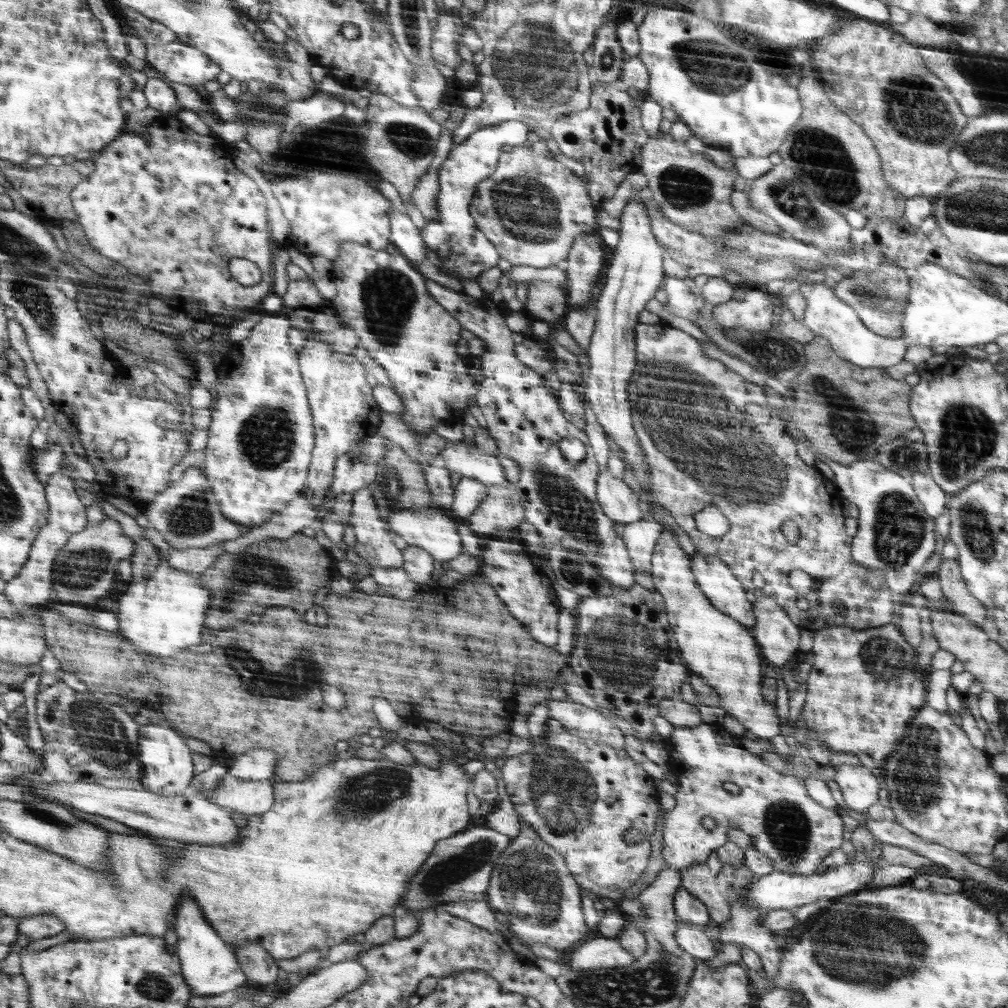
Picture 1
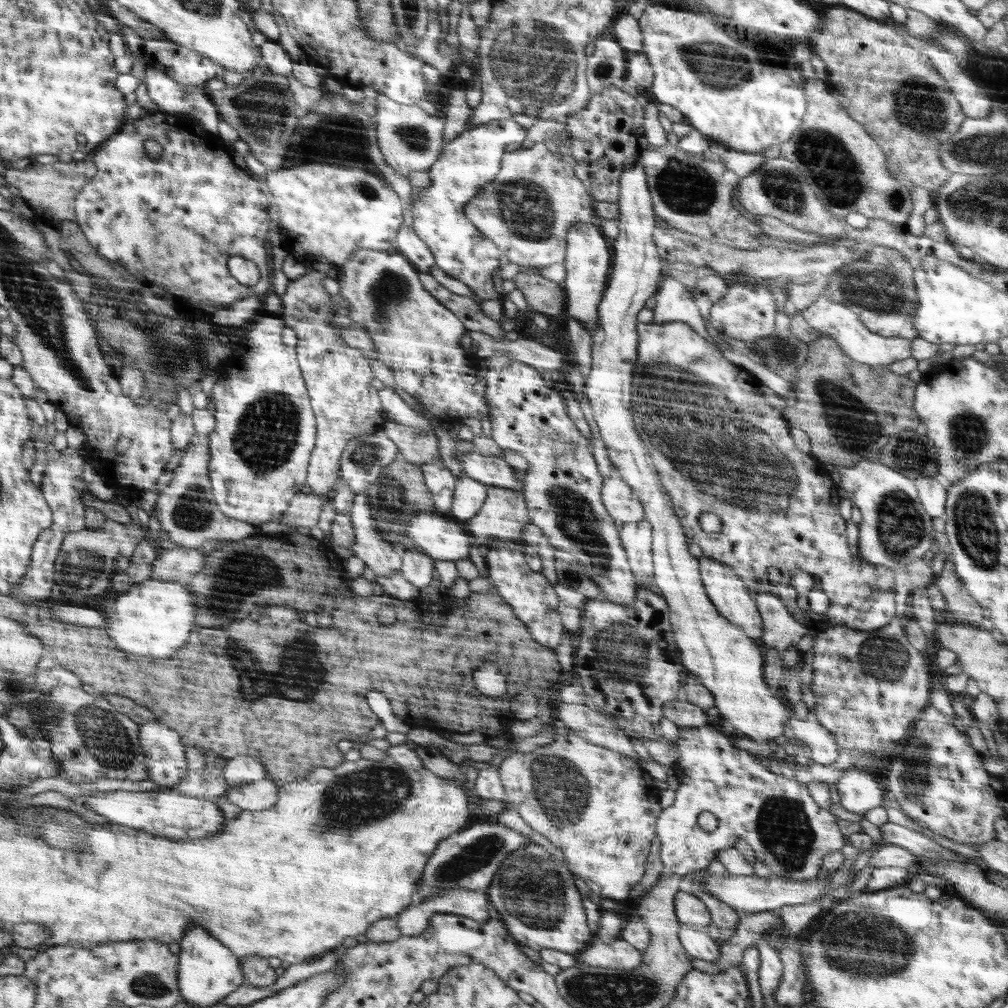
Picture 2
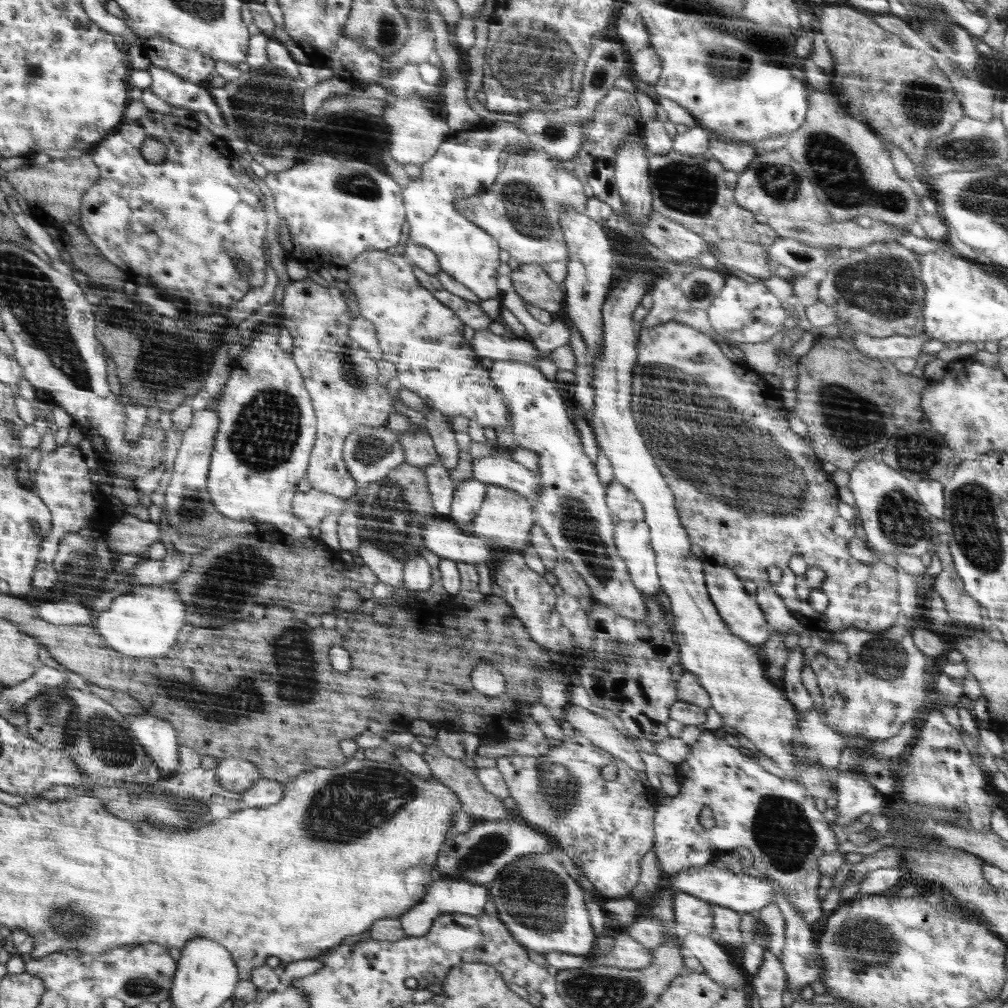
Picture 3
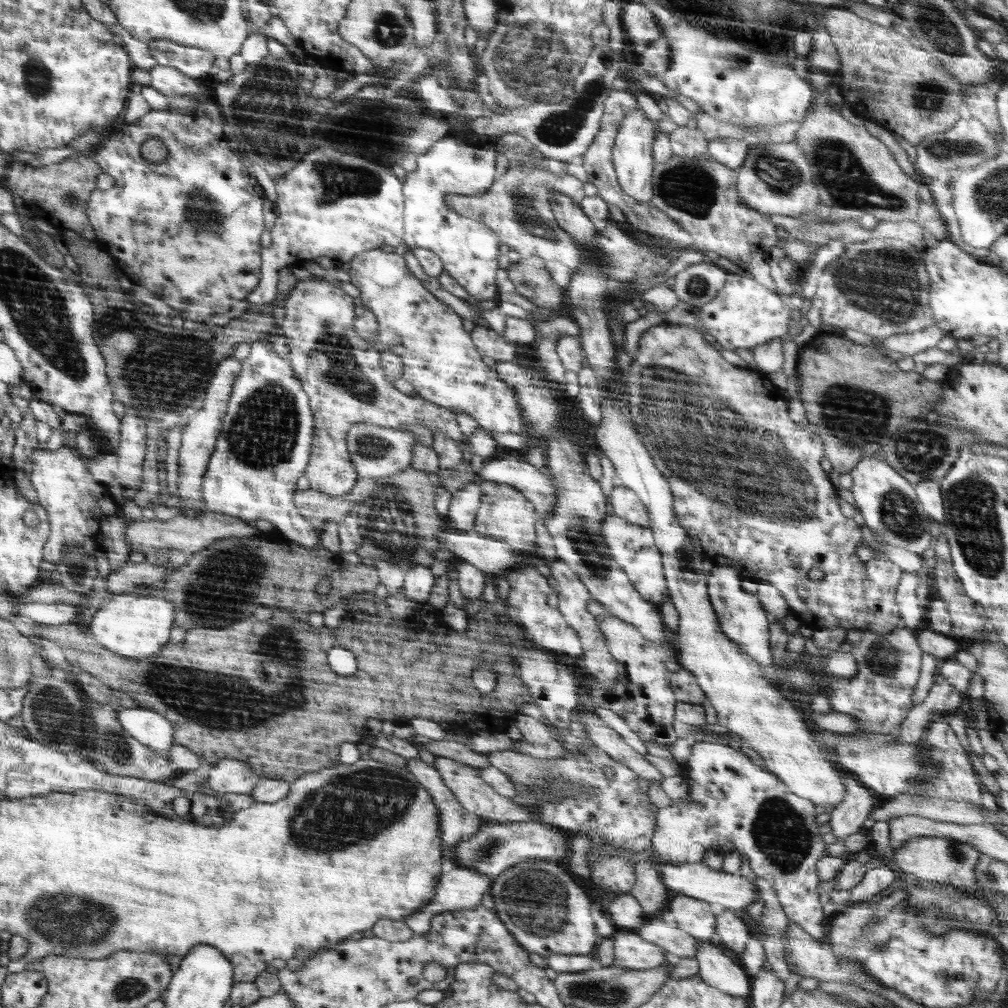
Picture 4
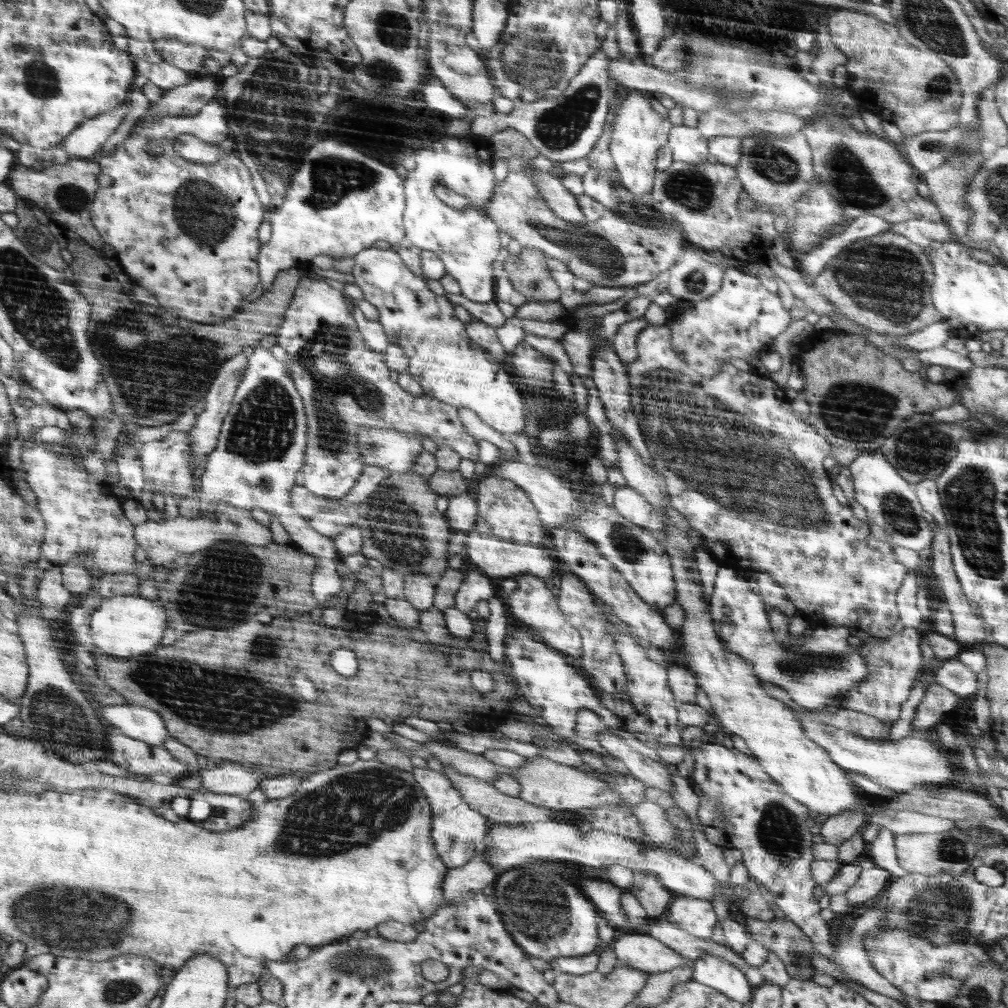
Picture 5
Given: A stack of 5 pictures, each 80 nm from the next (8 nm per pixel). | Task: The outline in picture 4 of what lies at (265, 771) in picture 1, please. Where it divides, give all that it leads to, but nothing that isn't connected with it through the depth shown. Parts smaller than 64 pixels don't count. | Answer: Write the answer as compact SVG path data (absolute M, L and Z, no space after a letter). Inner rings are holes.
M223 759L207 770L208 785L218 794L249 794L262 778L252 767L234 759Z

